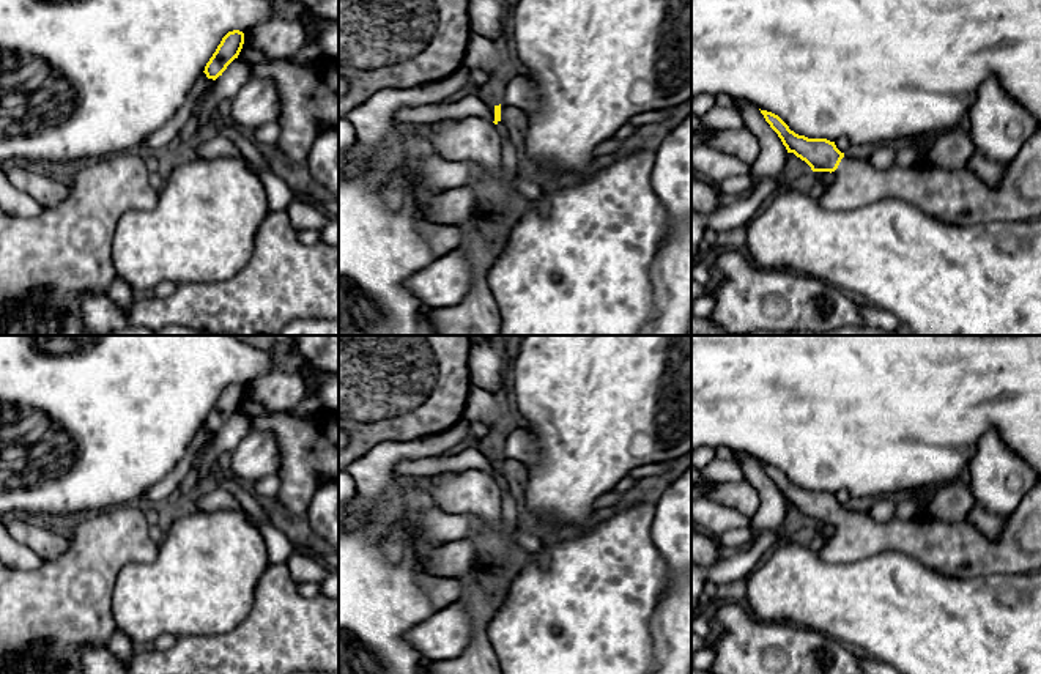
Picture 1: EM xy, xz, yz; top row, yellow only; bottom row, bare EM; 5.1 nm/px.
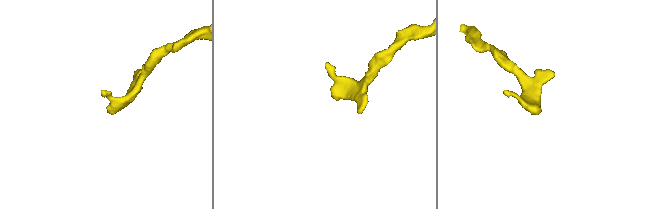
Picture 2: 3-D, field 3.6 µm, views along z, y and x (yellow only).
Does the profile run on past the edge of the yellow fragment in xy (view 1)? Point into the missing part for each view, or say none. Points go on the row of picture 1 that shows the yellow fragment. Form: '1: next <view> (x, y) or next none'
1: next none

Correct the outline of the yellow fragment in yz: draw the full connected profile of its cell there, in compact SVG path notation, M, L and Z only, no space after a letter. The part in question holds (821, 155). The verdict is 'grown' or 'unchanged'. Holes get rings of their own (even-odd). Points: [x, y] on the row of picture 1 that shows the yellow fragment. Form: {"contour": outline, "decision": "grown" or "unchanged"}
{"contour": "M767 110L761 113L787 153L805 161L813 172L832 173L832 183L816 191L825 209L904 200L942 222L962 227L1041 217L1041 128L1010 162L1000 184L992 187L967 167L943 170L935 165L895 165L877 170L868 161L841 153L835 142L798 135L778 115Z", "decision": "grown"}

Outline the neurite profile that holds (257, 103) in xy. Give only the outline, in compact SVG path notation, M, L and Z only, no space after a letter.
M252 77L232 99L227 118L241 129L255 131L277 121L280 115L280 93L269 77Z

